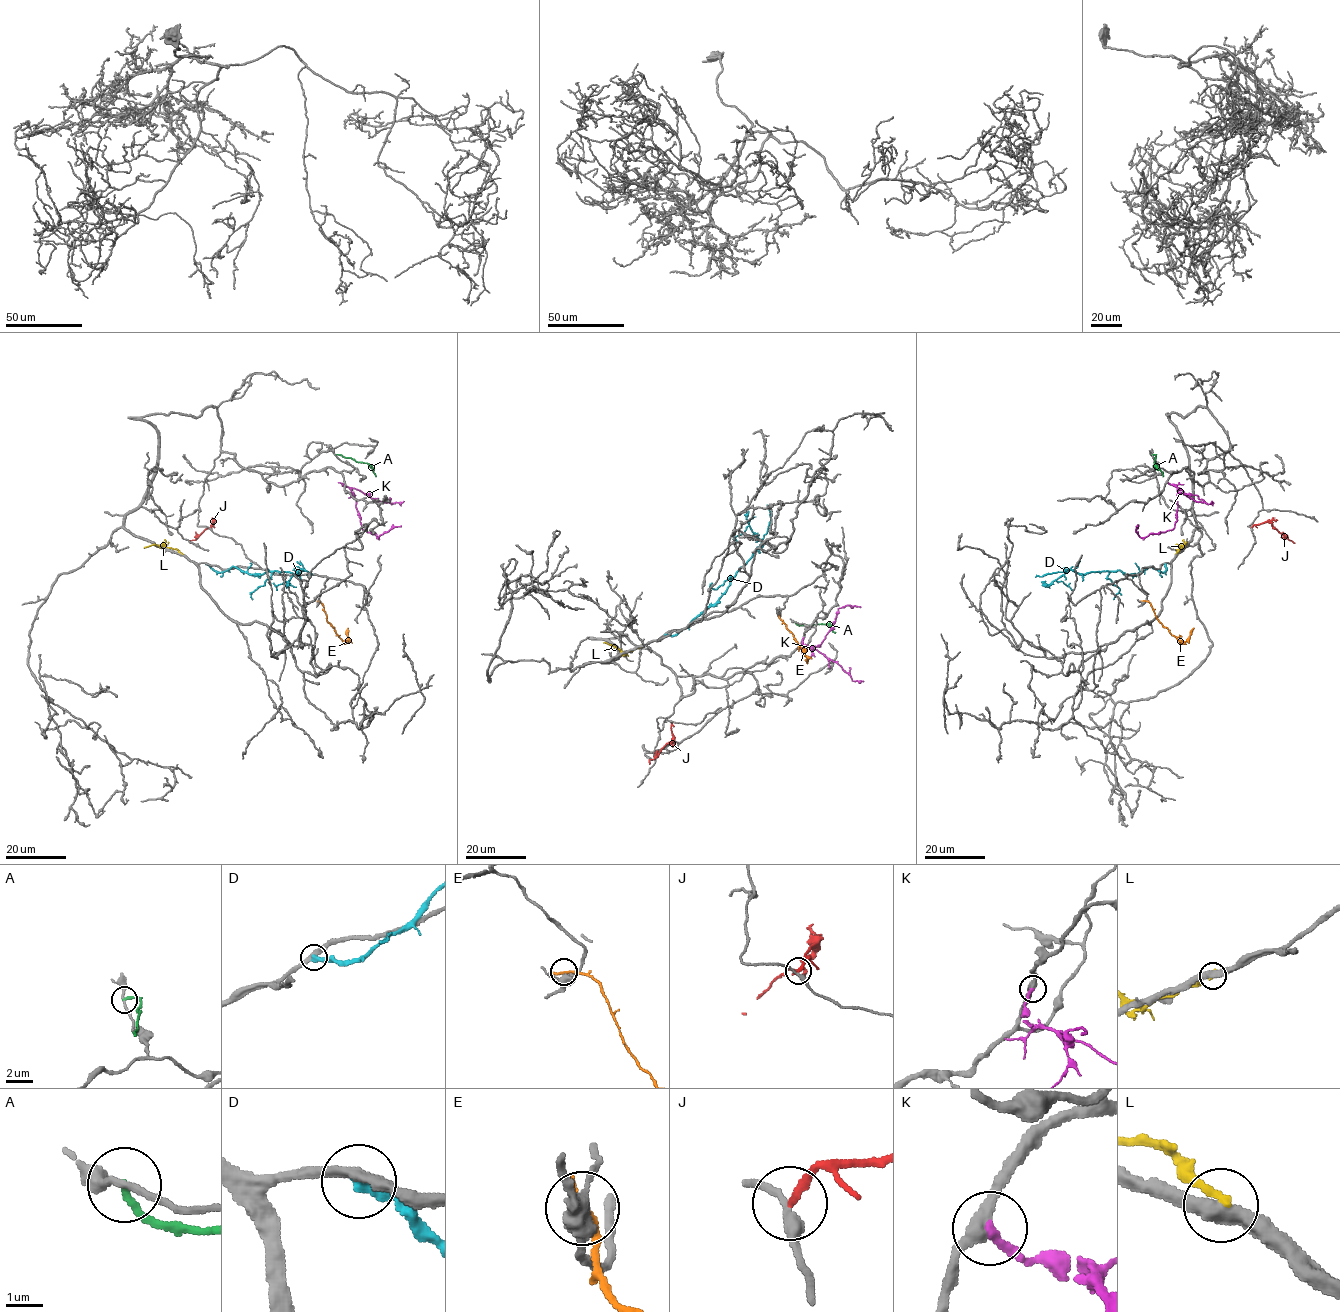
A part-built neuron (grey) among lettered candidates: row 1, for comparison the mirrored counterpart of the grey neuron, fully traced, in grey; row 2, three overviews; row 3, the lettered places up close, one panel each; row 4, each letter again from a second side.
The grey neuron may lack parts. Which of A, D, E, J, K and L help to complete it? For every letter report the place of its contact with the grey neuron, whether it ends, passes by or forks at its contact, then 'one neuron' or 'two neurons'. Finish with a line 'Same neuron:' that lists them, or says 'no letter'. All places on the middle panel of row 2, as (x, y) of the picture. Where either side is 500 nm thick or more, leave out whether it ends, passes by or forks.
A: (795, 621) | it ends | two neurons
D: (665, 634) | it ends | two neurons
E: (778, 612) | it ends | two neurons
J: (669, 721) | it ends | two neurons
K: (804, 637) | it ends | one neuron
L: (641, 646) | it ends | two neurons
Same neuron: K

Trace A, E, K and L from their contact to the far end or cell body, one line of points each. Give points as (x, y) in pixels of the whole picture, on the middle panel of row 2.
A: (795, 622), (798, 625), (825, 624), (835, 633)
E: (778, 612), (807, 663)
K: (804, 637), (804, 646), (819, 646), (833, 627), (837, 610), (845, 605), (861, 607)
L: (641, 646), (626, 652), (603, 643)

